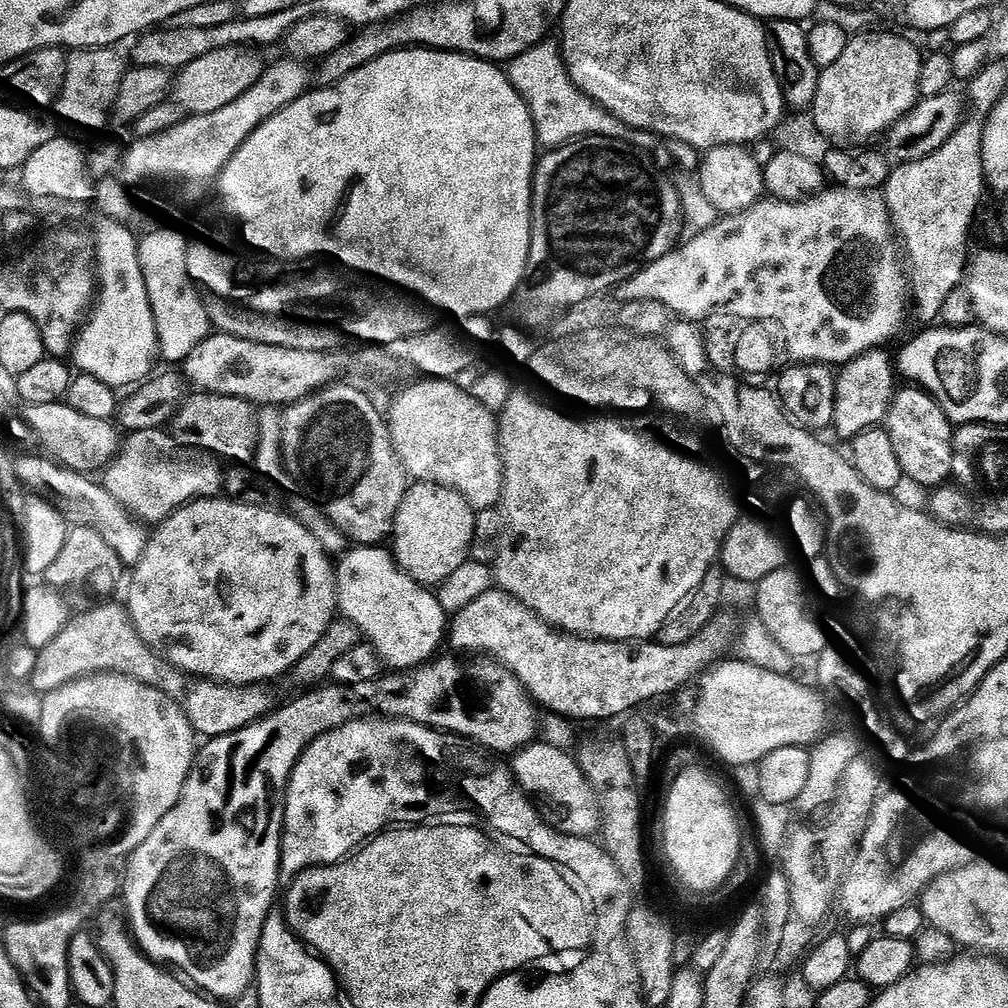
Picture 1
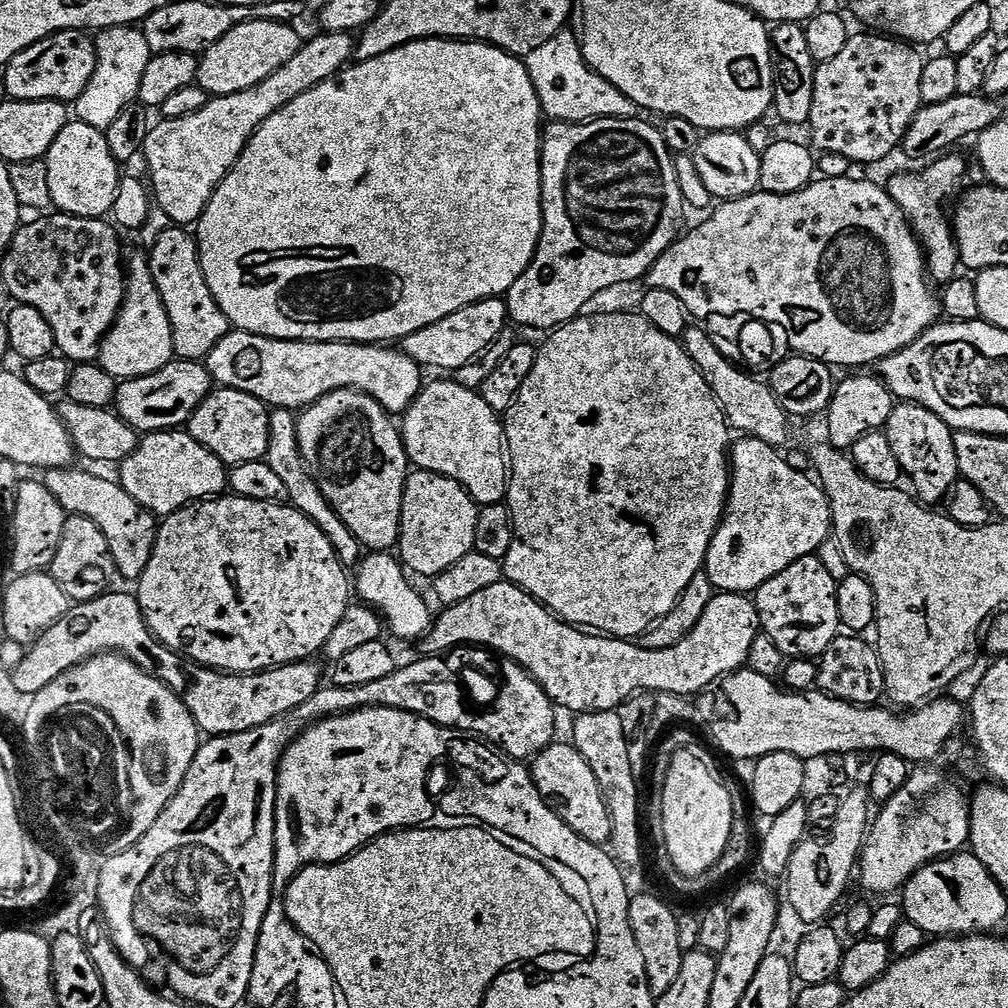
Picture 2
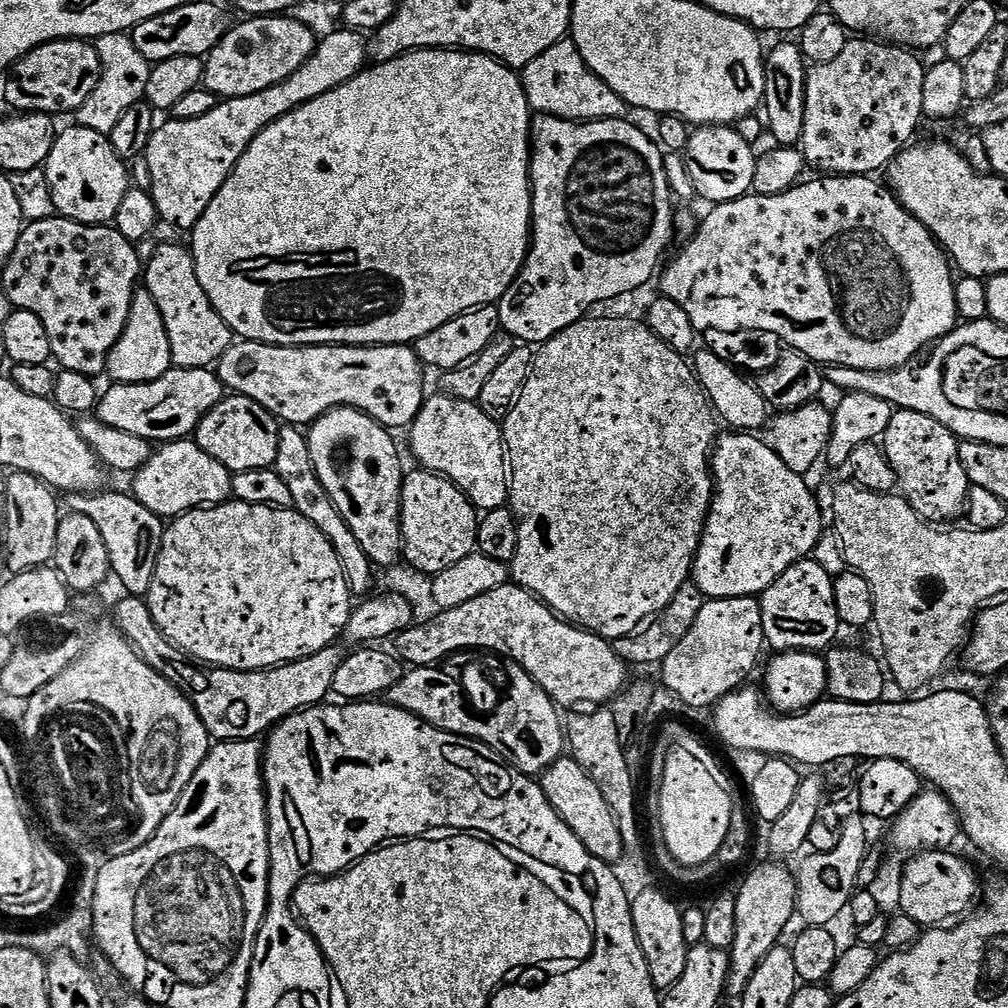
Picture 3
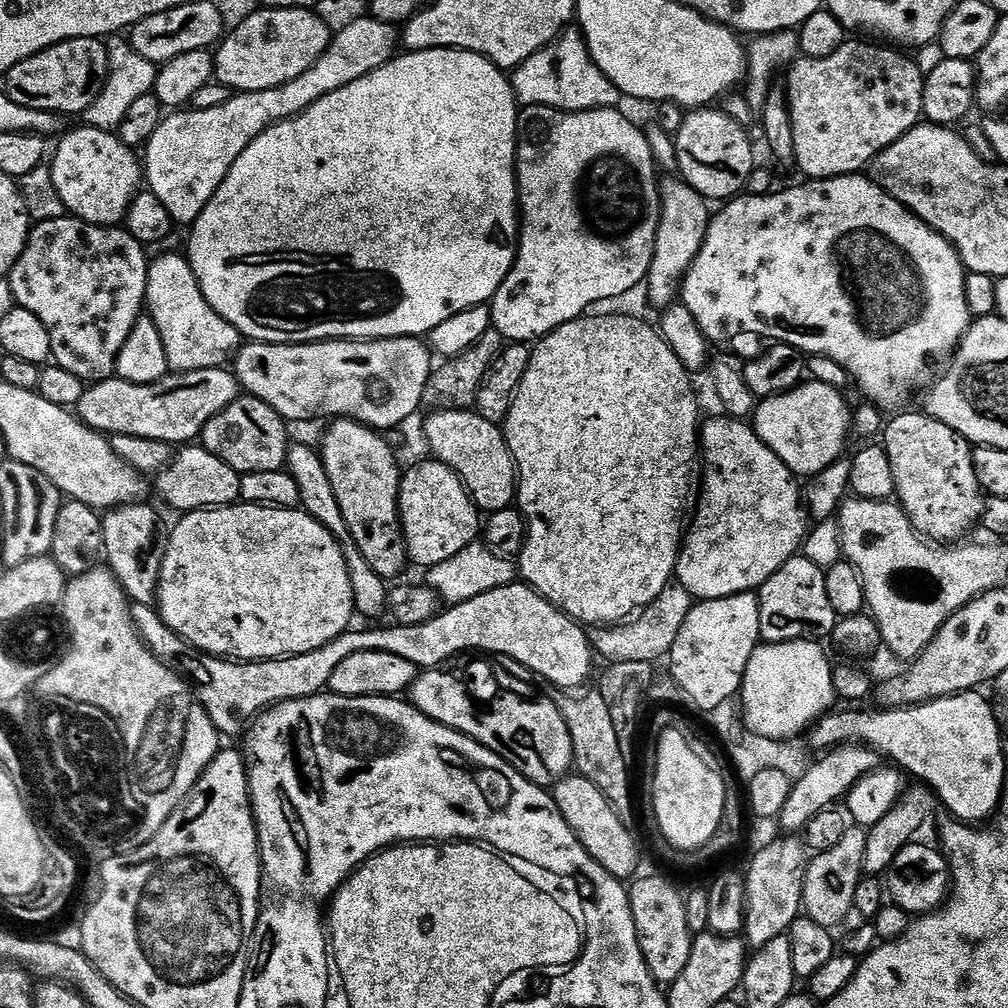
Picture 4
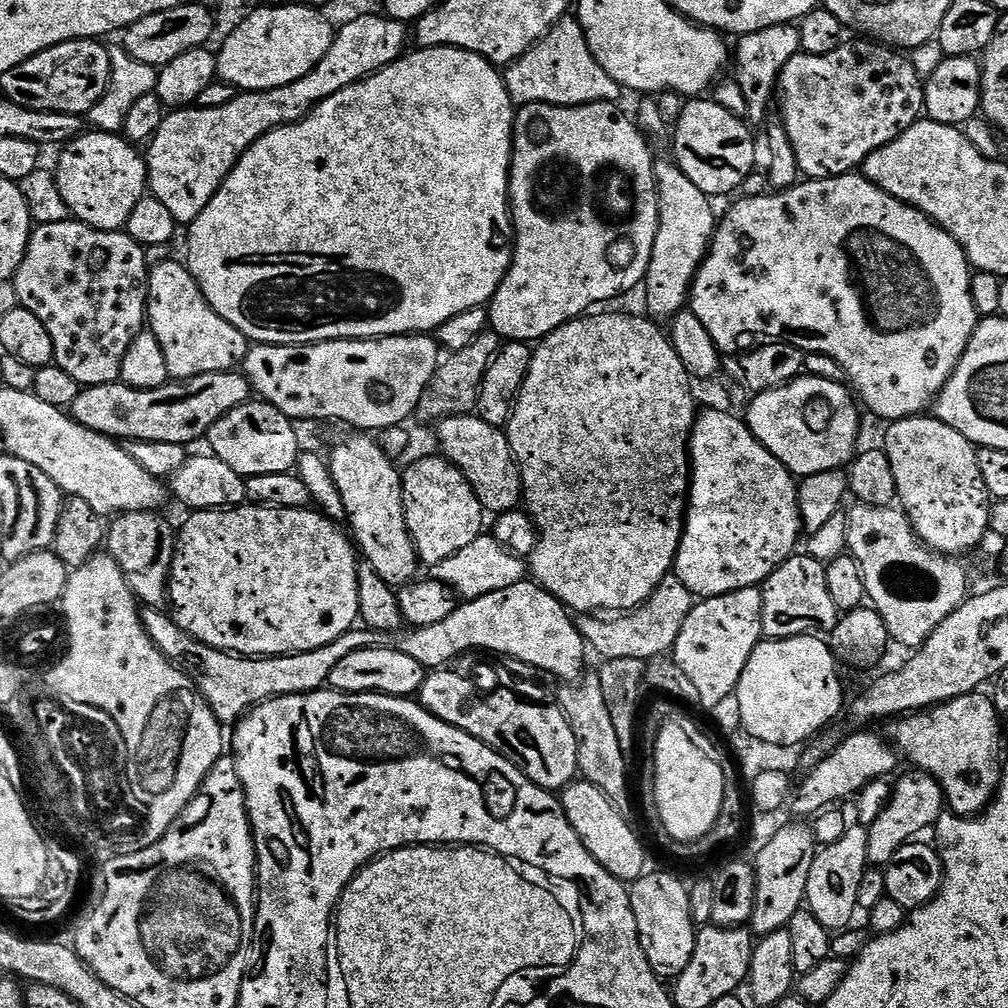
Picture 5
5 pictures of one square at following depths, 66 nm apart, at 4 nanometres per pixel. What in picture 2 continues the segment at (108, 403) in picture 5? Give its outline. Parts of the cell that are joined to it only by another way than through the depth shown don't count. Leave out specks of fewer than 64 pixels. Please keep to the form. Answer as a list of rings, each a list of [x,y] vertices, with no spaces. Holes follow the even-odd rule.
[[[174,359],[172,363],[157,367],[135,380],[125,380],[117,387],[114,401],[115,411],[119,417],[140,434],[150,432],[171,432],[180,430],[192,419],[192,415],[200,409],[213,391],[214,381],[209,369],[203,363],[194,360]]]

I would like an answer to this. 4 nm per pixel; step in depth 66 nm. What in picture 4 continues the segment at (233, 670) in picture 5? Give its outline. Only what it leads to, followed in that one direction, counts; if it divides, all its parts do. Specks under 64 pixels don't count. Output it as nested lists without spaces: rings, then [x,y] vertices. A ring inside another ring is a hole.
[[[513,582],[490,590],[486,594],[478,594],[478,598],[470,598],[470,602],[445,607],[437,611],[432,619],[421,624],[414,626],[396,624],[391,626],[392,628],[372,628],[369,632],[349,630],[343,632],[338,638],[326,642],[326,646],[318,646],[318,650],[310,650],[301,656],[284,656],[280,660],[251,662],[209,656],[208,653],[195,648],[193,644],[187,644],[174,630],[170,630],[170,626],[166,626],[159,611],[151,604],[132,604],[131,609],[136,633],[140,635],[144,645],[156,655],[158,662],[162,662],[162,666],[166,666],[188,683],[188,687],[196,695],[196,701],[206,710],[217,732],[225,737],[243,737],[256,717],[267,712],[274,704],[284,704],[287,700],[301,700],[307,696],[321,695],[328,688],[330,678],[334,670],[338,670],[338,665],[346,662],[350,654],[359,652],[398,654],[398,658],[406,658],[406,662],[415,664],[417,669],[435,670],[445,662],[451,661],[448,660],[451,656],[456,656],[467,648],[481,648],[484,652],[497,652],[497,657],[500,658],[506,656],[518,658],[518,662],[530,666],[530,670],[534,670],[541,680],[549,685],[557,684],[560,688],[580,688],[592,676],[594,644],[590,636],[584,633],[587,631],[572,617],[564,615],[560,609],[523,582]]]

